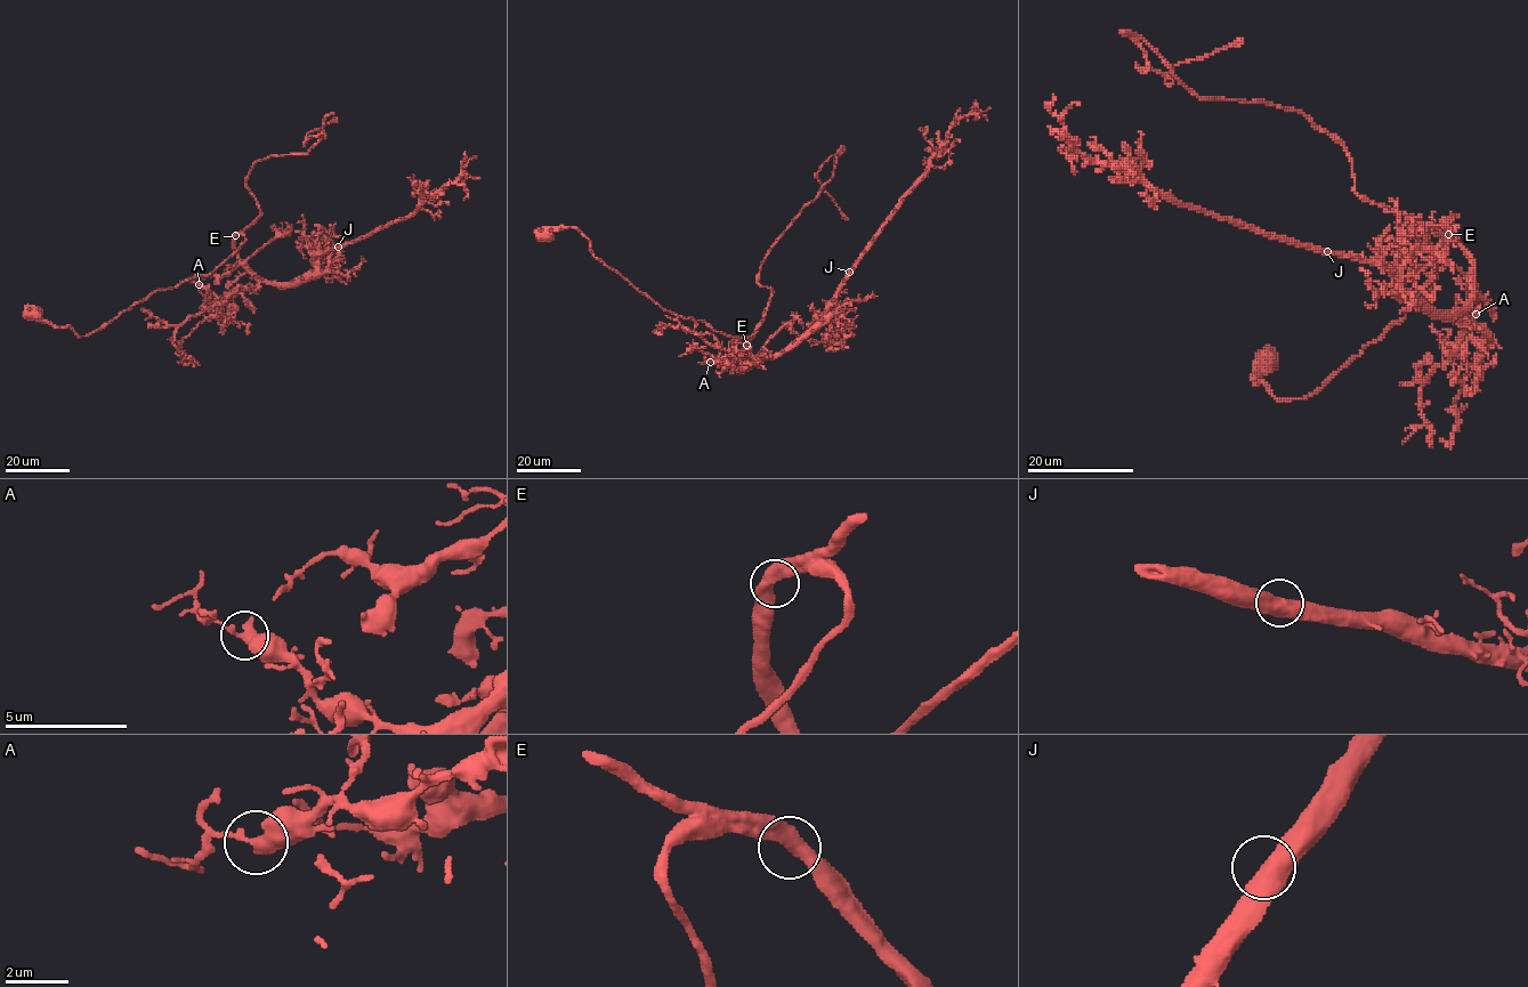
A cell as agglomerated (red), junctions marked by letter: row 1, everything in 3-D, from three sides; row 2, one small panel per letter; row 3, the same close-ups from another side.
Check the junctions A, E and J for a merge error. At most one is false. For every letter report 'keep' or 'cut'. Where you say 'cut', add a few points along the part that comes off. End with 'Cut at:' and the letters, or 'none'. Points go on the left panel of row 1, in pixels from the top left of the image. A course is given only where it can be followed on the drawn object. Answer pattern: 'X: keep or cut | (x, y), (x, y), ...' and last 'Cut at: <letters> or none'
A: keep
E: keep
J: keep
Cut at: none

